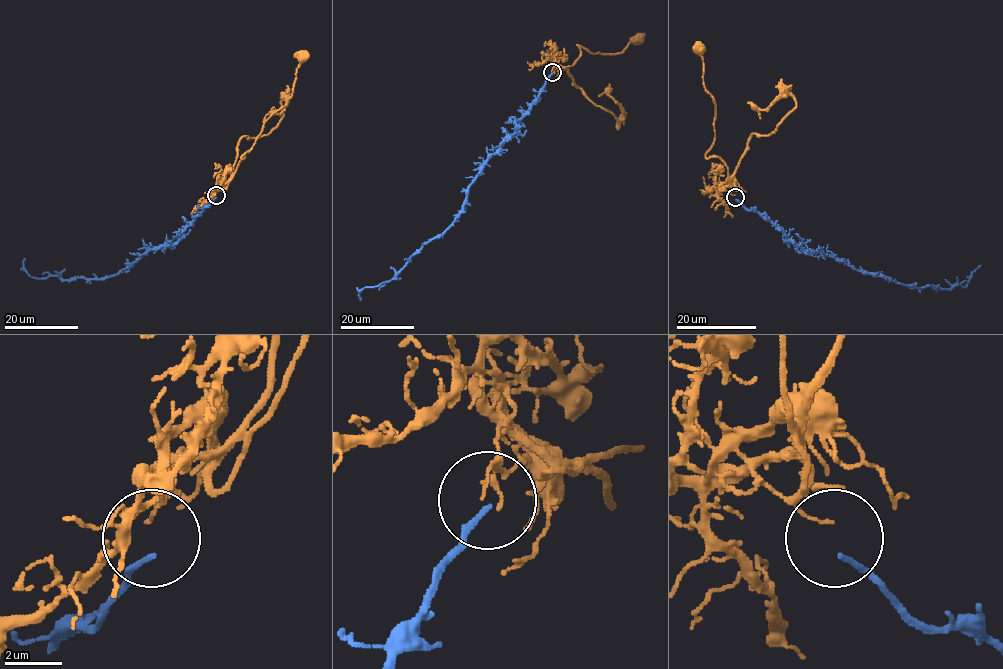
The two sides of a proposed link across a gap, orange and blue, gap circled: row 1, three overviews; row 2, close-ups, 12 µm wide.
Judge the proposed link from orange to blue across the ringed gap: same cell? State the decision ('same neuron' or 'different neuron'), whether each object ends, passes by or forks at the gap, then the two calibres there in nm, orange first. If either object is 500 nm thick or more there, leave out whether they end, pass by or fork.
different neuron; orange ends; blue ends; calibres 80 and 180 nm

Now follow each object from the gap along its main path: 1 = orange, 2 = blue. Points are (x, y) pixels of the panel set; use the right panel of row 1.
1: (735, 195), (728, 186), (748, 139), (773, 132), (796, 102), (781, 94), (757, 110), (761, 118)
2: (736, 200), (765, 216), (805, 251), (827, 253), (860, 271), (912, 287), (966, 287), (981, 265)

